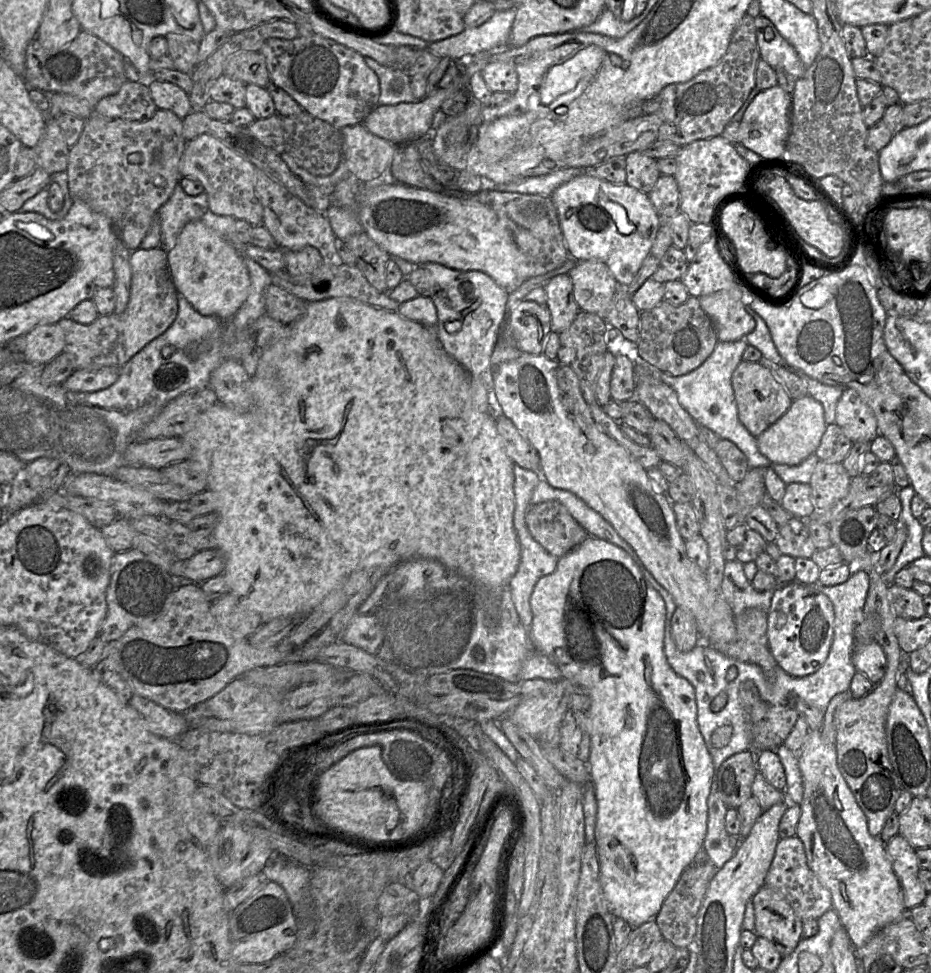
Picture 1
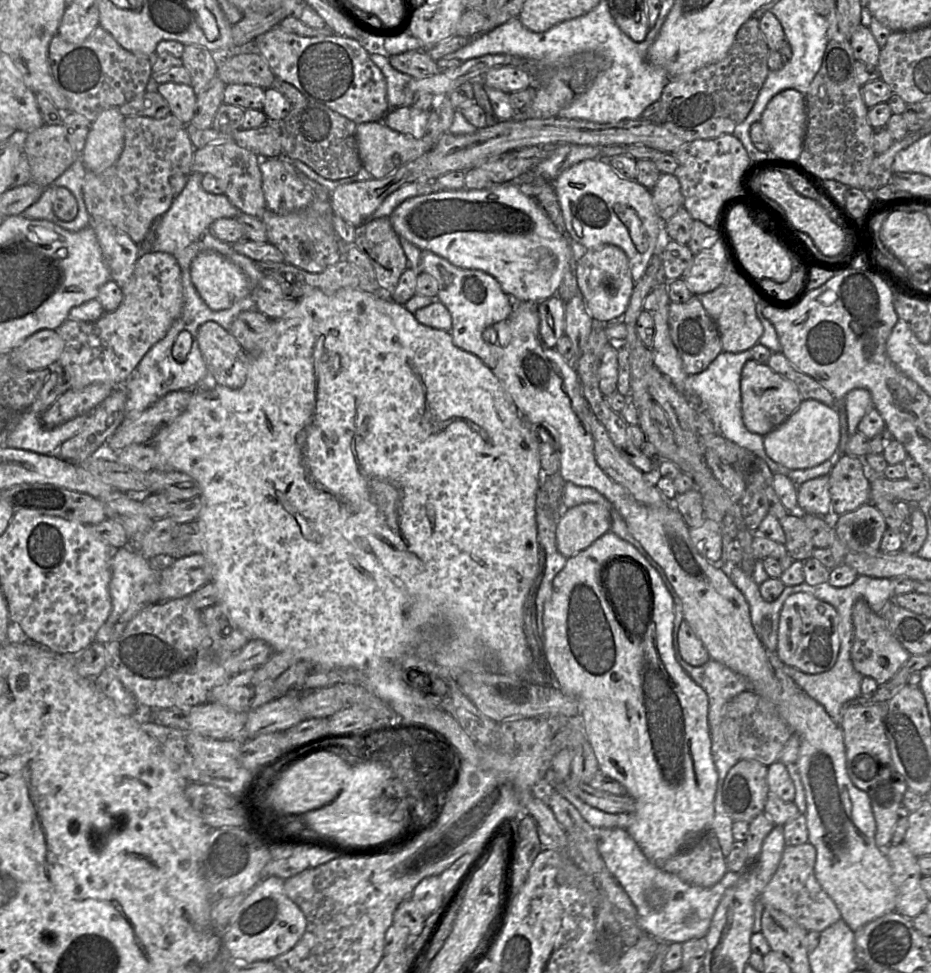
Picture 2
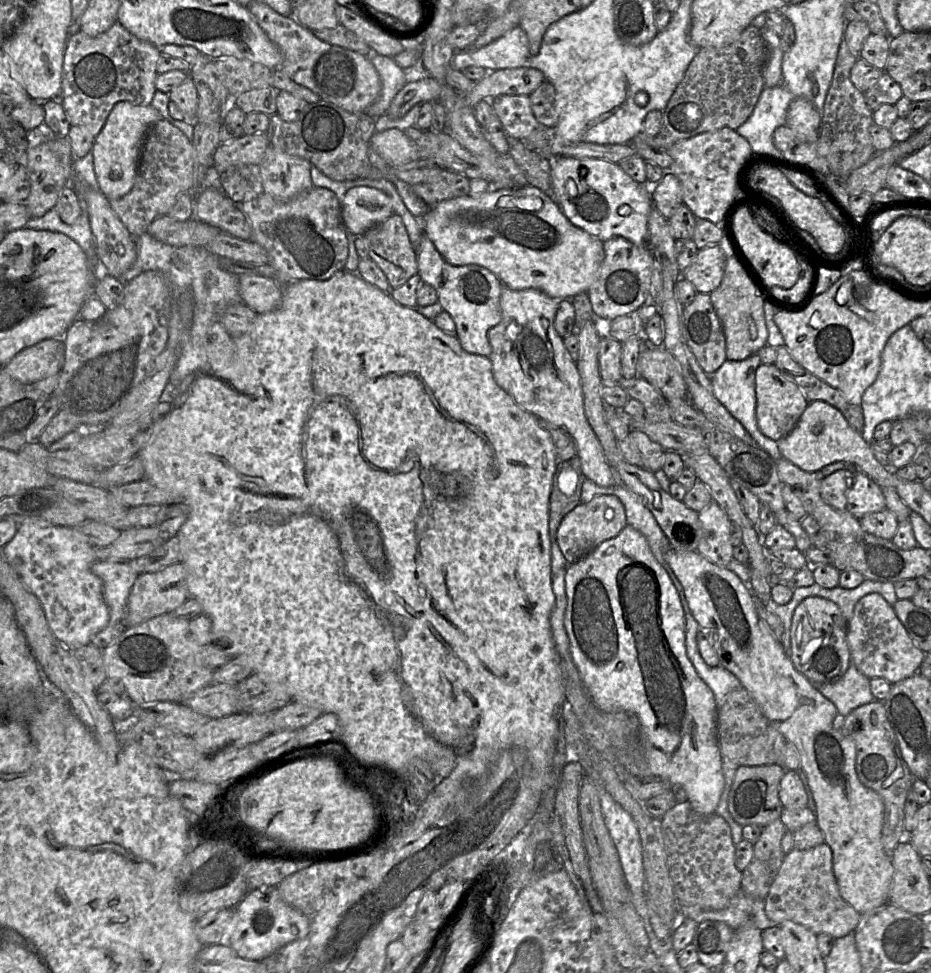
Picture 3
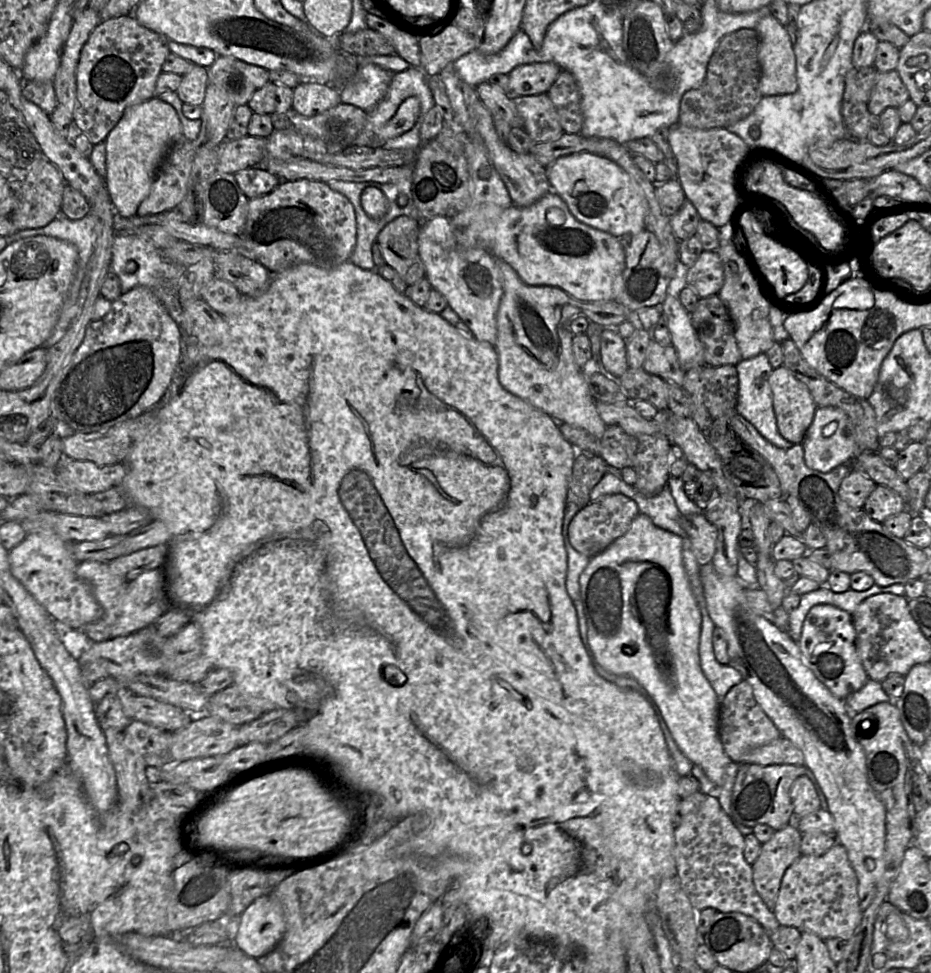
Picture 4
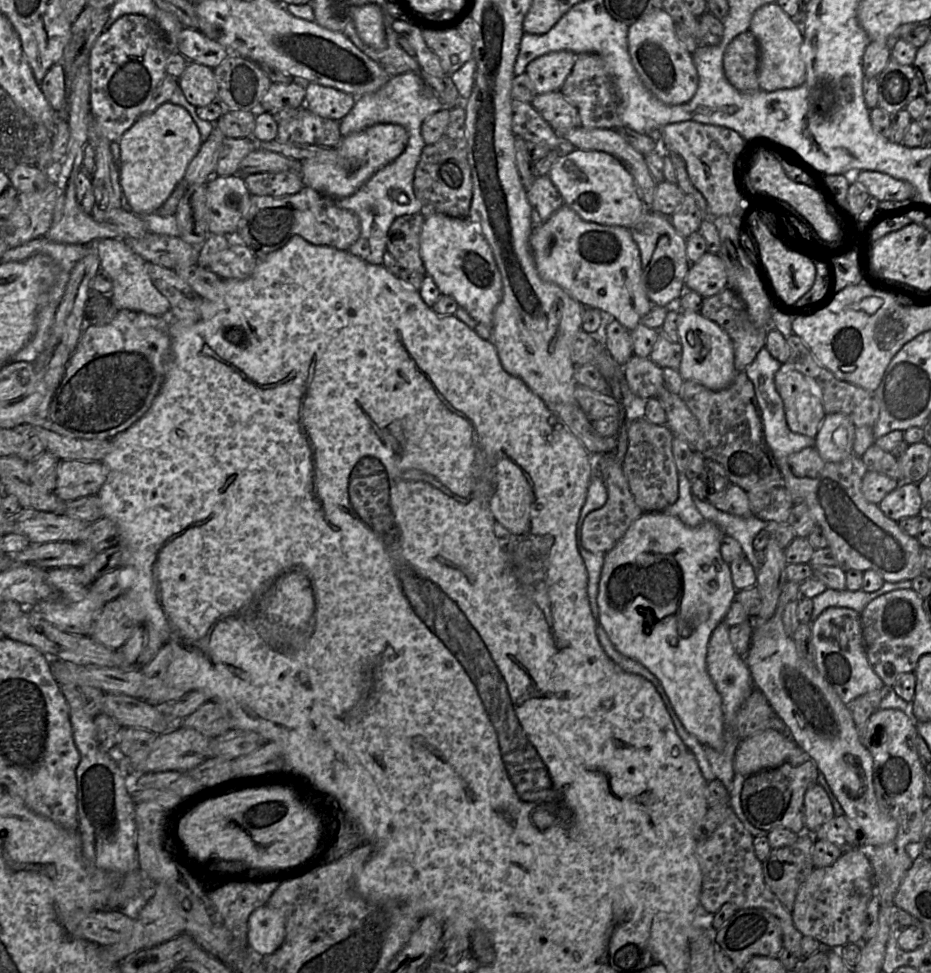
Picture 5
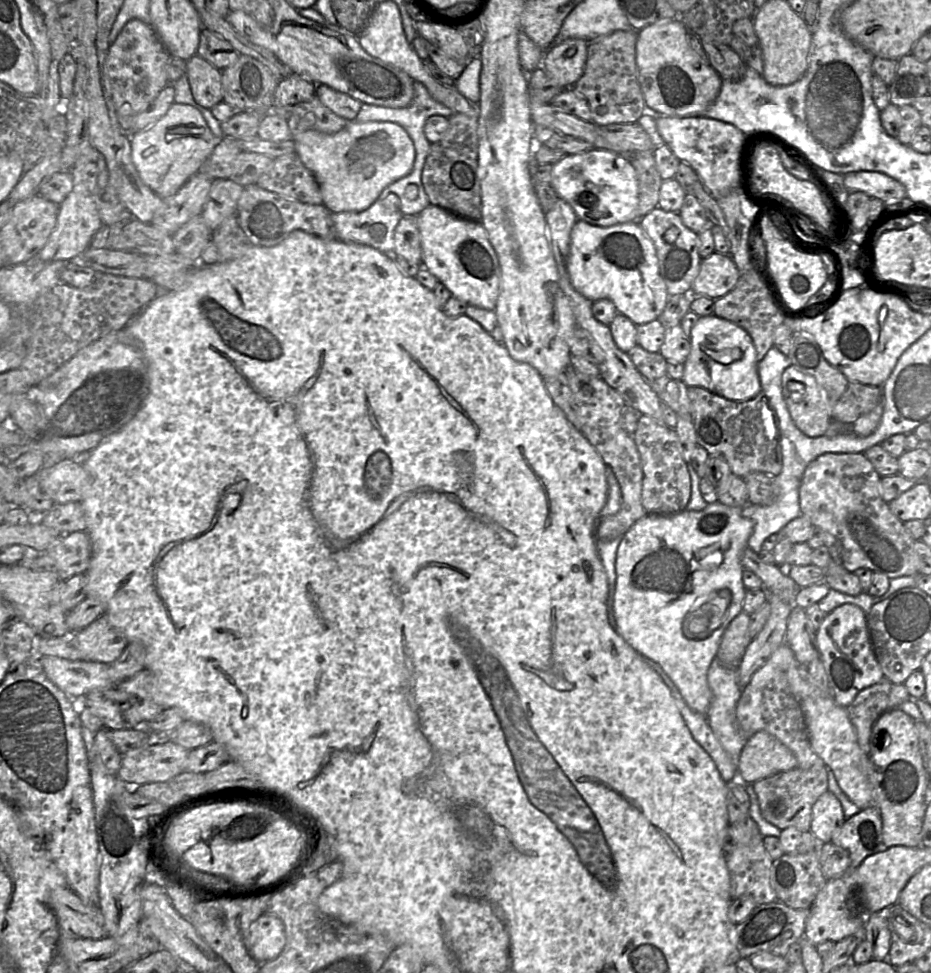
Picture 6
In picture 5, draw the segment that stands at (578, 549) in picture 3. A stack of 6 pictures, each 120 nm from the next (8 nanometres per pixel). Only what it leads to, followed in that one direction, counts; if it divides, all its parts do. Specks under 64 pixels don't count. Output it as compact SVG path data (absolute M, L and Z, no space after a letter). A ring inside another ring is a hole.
M614 452L591 456L596 456L595 466L606 485L607 501L601 508L586 515L580 527L579 542L583 548L590 552L603 553L609 552L624 536L631 524L644 512L636 504L622 466L615 460Z

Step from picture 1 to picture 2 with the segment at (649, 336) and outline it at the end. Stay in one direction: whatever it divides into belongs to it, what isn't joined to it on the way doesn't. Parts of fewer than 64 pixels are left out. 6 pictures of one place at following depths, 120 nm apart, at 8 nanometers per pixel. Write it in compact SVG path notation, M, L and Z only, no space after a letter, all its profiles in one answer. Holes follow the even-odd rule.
M693 295L684 303L670 302L668 326L671 340L688 375L704 371L723 351L716 323L706 312L697 296Z

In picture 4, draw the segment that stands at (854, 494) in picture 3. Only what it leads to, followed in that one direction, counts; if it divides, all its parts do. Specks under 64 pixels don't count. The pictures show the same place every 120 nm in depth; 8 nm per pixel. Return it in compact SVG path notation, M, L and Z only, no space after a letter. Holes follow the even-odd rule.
M877 485L867 498L863 510L872 519L882 523L890 516L908 510L908 506L896 491L884 485Z

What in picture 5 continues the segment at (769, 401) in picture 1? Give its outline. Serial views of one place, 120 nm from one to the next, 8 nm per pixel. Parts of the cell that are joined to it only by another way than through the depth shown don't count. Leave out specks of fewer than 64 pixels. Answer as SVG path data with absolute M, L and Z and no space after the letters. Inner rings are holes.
M785 363L775 374L775 386L783 400L789 429L815 438L826 413L812 381L794 365Z

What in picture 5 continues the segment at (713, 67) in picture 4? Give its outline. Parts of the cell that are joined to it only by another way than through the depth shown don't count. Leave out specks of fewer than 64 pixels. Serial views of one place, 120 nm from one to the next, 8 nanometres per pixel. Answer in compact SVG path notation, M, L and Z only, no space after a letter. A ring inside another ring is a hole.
M751 31L740 33L728 44L723 55L723 70L738 91L753 93L760 90L760 49Z

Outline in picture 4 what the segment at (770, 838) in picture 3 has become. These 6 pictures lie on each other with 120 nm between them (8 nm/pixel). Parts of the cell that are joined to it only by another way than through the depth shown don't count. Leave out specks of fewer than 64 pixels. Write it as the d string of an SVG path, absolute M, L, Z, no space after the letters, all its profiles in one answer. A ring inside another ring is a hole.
M795 824L776 830L772 838L762 844L758 858L751 865L756 891L771 910L785 871L802 855L801 838L802 832Z

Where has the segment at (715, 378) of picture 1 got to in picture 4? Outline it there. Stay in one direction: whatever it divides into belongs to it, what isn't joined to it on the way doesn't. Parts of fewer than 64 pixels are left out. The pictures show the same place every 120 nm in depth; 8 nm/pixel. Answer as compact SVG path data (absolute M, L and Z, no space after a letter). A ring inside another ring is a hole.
M765 353L758 354L754 357L743 359L735 365L738 378L739 388L737 395L736 411L747 419L757 431L769 442L779 448L790 448L794 444L779 433L777 428L776 416L773 408L773 396L768 377L773 371L773 367Z

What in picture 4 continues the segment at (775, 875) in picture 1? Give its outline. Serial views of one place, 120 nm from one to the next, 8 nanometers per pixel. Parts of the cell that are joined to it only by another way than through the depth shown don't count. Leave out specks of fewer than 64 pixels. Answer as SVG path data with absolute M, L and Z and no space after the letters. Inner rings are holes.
M834 844L821 856L801 855L785 871L773 913L780 925L810 932L826 940L850 940L862 920L858 879L846 848Z

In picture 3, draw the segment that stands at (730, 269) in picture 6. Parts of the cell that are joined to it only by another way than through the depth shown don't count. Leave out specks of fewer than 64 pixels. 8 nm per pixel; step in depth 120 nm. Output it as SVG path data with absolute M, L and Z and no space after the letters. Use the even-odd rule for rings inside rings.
M722 244L700 249L691 265L681 272L697 293L710 294L721 283L726 264L726 251Z

